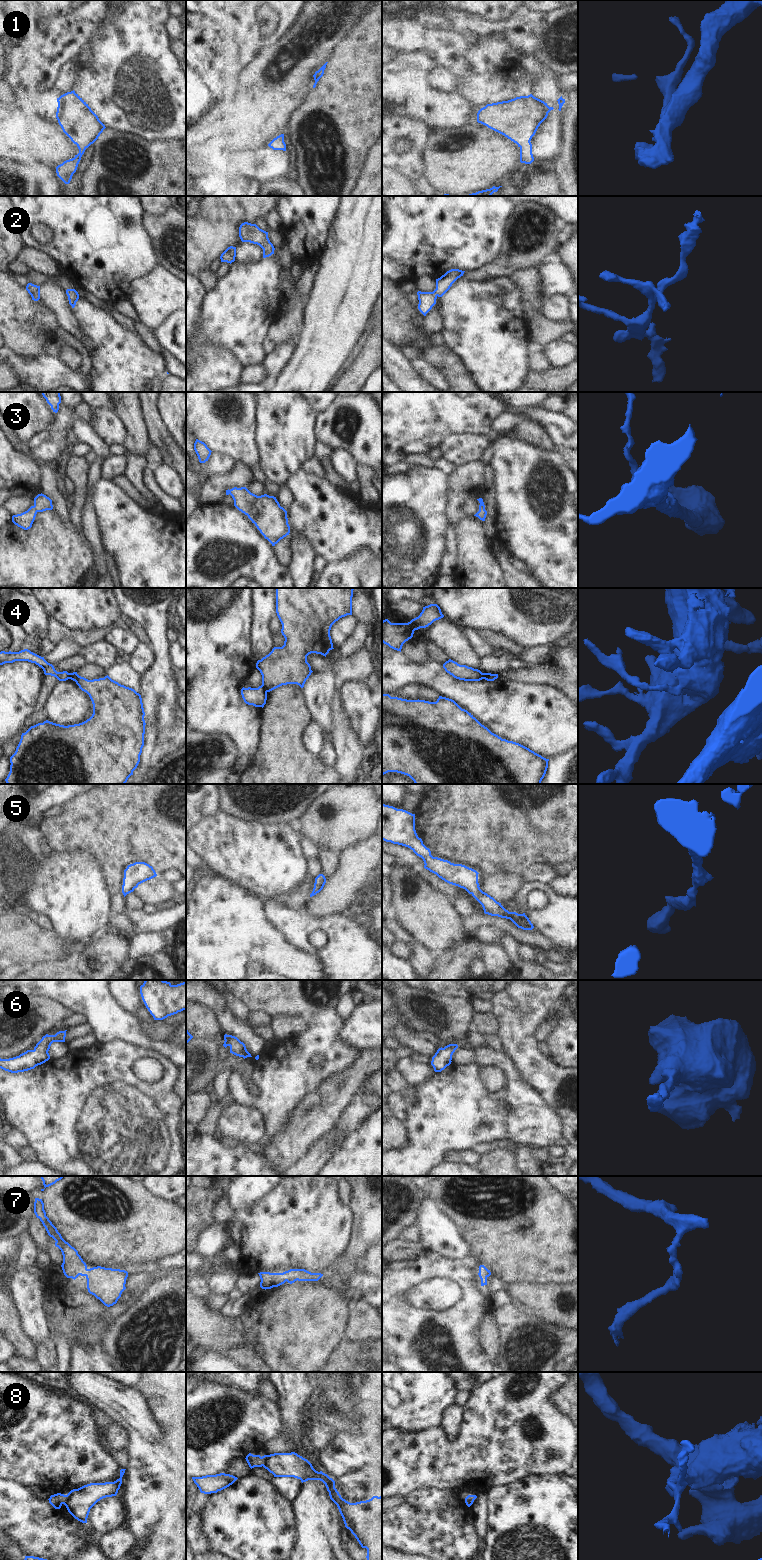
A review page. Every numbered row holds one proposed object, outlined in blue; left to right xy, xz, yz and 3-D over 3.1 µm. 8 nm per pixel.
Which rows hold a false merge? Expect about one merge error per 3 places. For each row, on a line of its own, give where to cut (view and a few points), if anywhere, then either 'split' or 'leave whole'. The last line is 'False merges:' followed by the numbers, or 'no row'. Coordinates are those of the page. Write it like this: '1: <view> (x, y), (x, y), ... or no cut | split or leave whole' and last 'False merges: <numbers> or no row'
1: no cut | leave whole
2: no cut | leave whole
3: no cut | leave whole
4: xz (261, 685), (268, 691) | split
5: no cut | leave whole
6: no cut | leave whole
7: no cut | leave whole
8: xy (65, 1495), (63, 1503) | split
False merges: 4, 8

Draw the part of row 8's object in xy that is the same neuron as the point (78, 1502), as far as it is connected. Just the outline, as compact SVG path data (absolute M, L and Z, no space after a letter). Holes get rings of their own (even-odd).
M126 1469L120 1470L120 1478L114 1482L90 1483L65 1495L64 1505L78 1521L87 1523L90 1509L101 1499L116 1496Z

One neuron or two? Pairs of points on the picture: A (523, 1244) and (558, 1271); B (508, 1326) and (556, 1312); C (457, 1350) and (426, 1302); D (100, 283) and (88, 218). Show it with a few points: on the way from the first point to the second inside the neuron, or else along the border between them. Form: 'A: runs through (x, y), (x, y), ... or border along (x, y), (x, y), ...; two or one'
A: runs through (532, 1245), (549, 1262); one
B: border along (516, 1308), (560, 1326); two
C: border along (407, 1303), (421, 1309), (436, 1311), (453, 1306); two
D: runs through (96, 267), (93, 264), (93, 234); one

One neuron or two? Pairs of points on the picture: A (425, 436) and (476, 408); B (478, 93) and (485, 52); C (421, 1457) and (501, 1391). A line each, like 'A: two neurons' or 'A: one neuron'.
A: one neuron
B: one neuron
C: one neuron

